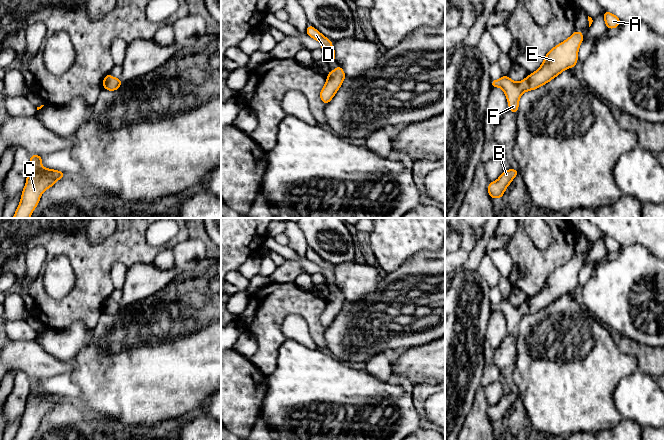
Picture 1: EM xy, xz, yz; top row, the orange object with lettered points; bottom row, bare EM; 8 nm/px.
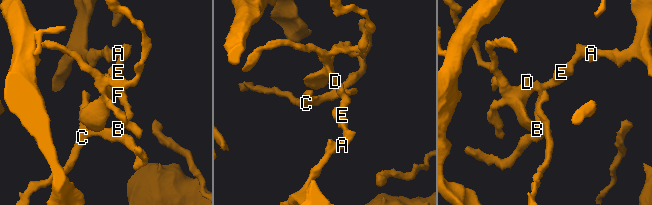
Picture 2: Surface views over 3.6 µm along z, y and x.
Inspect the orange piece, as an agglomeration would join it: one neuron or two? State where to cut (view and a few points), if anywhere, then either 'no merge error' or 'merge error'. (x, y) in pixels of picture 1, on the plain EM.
no cut | no merge error

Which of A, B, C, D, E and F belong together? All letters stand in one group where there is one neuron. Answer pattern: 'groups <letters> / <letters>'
groups A B C D E F

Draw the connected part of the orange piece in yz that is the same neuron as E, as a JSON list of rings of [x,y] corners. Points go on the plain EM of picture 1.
[[[574,255],[568,263],[553,271],[546,278],[542,289],[527,302],[520,306],[514,306],[509,300],[503,299],[500,303],[491,305],[491,312],[499,311],[504,315],[510,335],[516,338],[519,332],[519,323],[524,316],[536,314],[564,294],[575,291],[578,285],[579,270],[583,264],[583,257]]]

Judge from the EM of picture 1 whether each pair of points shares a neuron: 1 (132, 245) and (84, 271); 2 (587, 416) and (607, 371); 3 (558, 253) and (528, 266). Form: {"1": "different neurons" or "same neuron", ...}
{"1": "same neuron", "2": "same neuron", "3": "same neuron"}

